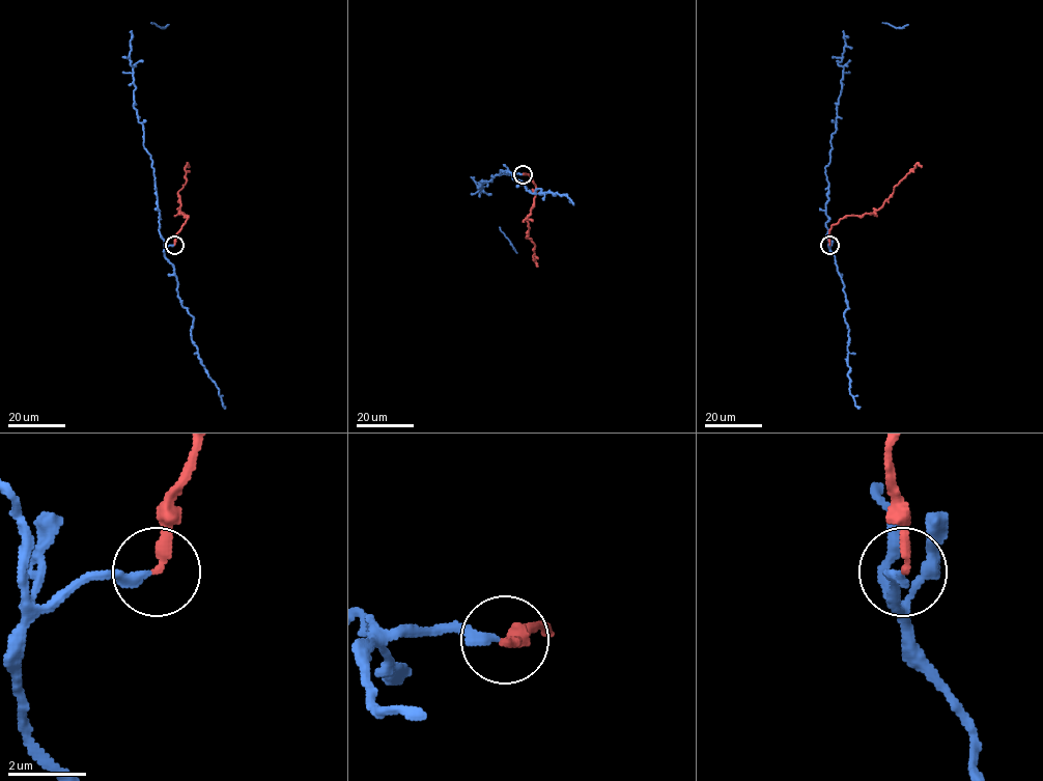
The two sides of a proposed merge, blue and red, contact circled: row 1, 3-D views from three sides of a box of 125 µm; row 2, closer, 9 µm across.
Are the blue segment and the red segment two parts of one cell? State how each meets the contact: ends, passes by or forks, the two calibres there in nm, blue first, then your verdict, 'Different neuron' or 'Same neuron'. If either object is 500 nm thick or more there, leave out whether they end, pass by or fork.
At the ring blue ends. At the ring red ends. Thickness 220 nm (blue) against 240 nm. Same neuron

